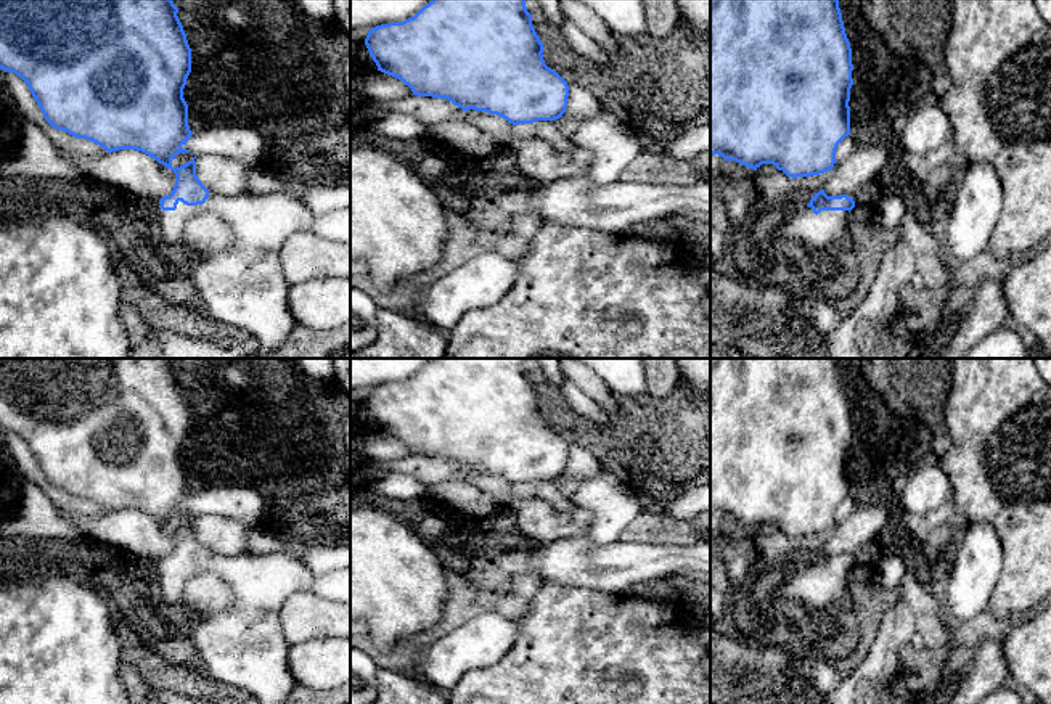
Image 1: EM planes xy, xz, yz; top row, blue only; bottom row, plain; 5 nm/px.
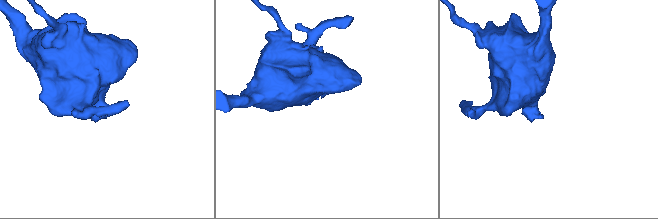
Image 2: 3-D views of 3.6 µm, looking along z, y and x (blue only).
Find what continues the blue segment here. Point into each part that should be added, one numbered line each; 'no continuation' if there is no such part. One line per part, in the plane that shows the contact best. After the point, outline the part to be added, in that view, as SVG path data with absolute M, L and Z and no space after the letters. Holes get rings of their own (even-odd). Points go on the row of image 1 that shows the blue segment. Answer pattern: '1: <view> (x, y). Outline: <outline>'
1: xy (235, 241). Outline: M209 190L204 204L186 206L178 201L175 211L162 211L159 199L154 204L162 241L190 252L191 280L209 315L256 338L257 358L273 355L297 326L288 307L289 284L280 254L292 233L312 228L315 214L304 203L281 193L223 196Z

